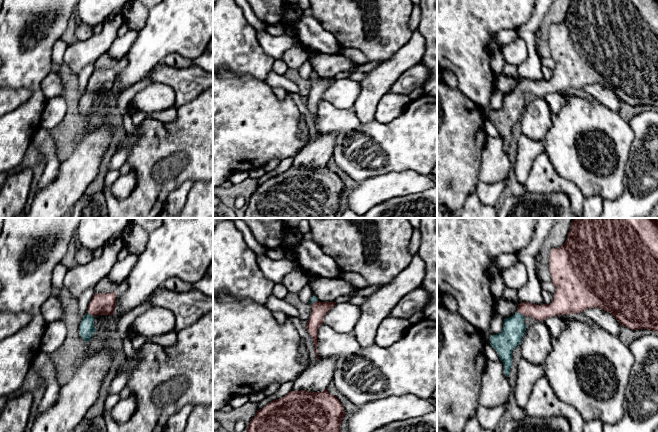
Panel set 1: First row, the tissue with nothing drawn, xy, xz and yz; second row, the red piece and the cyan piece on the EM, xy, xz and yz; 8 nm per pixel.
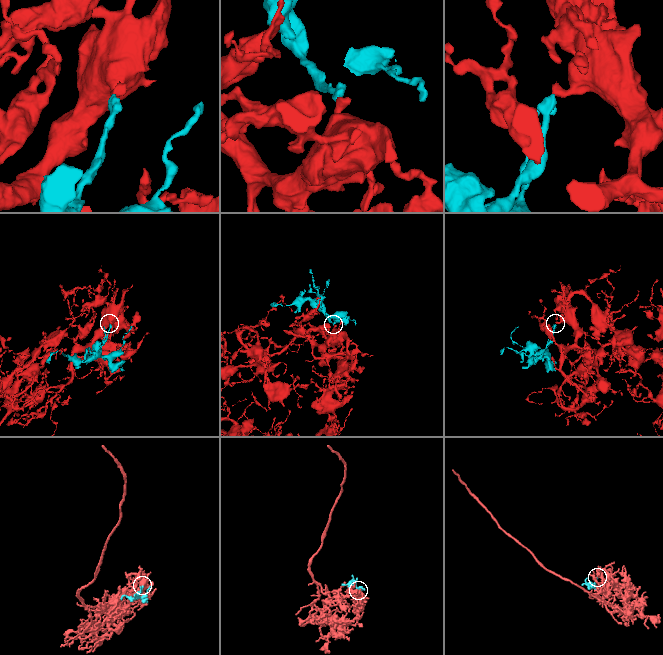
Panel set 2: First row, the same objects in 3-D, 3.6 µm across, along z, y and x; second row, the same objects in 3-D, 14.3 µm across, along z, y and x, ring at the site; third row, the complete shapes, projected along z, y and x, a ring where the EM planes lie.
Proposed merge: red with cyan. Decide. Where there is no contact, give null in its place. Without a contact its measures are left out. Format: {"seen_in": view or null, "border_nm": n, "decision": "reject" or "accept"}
{"seen_in": "xy", "border_nm": 70, "decision": "accept"}

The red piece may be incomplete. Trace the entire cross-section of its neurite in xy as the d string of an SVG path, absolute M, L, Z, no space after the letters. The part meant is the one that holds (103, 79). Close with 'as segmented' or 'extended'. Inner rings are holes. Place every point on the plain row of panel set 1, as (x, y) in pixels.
M99 69L94 70L87 84L87 89L83 93L79 109L84 118L88 118L95 104L93 102L93 95L97 91L112 91L116 82L116 69Z; extended

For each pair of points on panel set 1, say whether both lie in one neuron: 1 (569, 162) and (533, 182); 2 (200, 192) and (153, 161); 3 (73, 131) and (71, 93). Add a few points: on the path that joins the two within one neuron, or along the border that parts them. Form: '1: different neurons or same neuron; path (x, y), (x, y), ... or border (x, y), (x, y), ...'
1: different neurons; border (543, 151), (554, 170), (574, 184)
2: different neurons; border (202, 181), (194, 183)
3: same neuron; path (73, 122), (72, 102)

